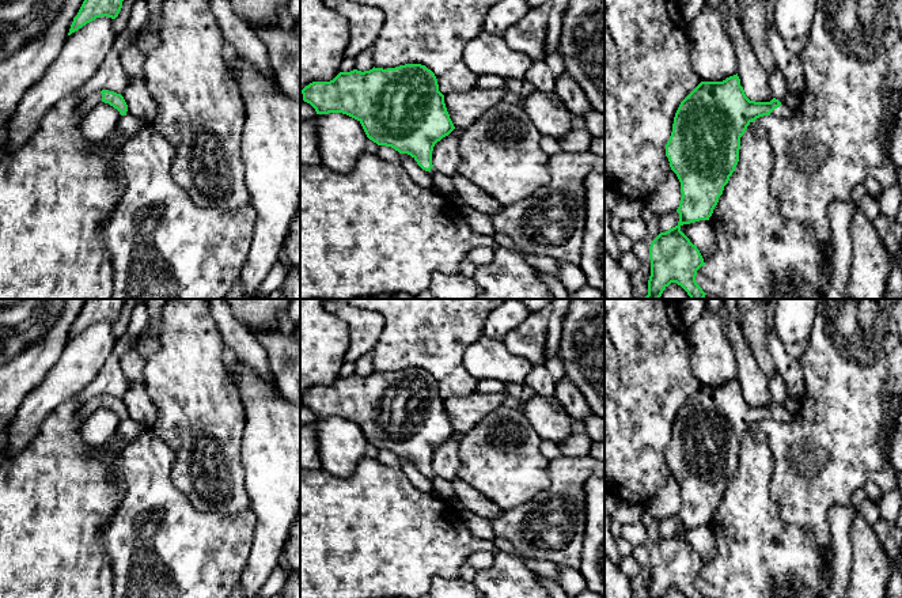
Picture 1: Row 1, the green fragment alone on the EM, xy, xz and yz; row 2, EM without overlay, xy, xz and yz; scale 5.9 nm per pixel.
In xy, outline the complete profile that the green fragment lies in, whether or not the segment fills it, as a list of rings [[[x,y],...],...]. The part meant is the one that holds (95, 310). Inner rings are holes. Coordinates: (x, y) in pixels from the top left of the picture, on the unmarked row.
[[[86,299],[84,306],[73,322],[68,340],[77,336],[96,322],[115,323],[122,313],[125,299]]]

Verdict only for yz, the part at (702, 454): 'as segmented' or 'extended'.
extended

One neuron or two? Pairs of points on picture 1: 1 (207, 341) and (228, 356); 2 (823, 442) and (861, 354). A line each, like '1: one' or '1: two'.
1: two
2: one

